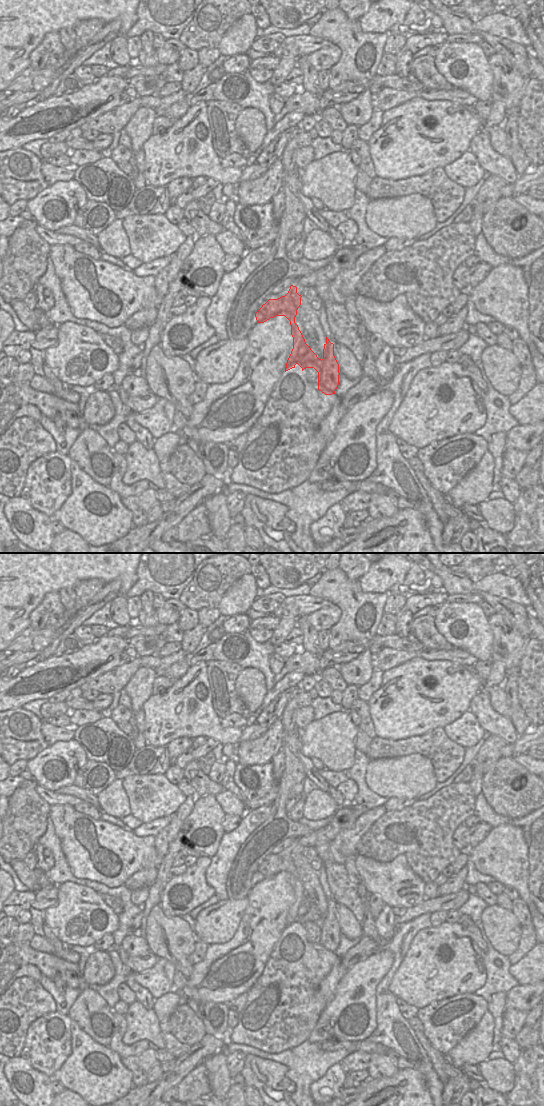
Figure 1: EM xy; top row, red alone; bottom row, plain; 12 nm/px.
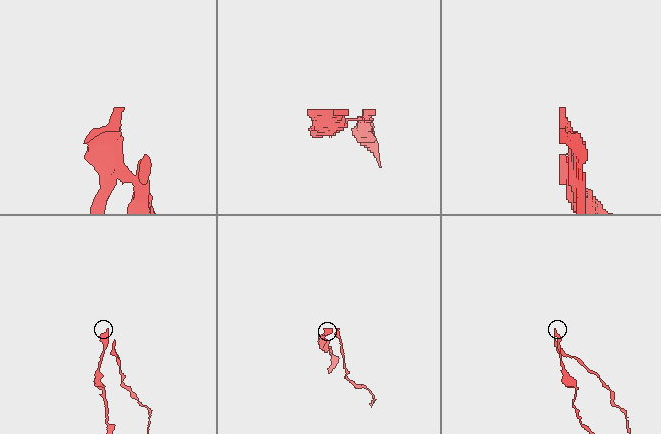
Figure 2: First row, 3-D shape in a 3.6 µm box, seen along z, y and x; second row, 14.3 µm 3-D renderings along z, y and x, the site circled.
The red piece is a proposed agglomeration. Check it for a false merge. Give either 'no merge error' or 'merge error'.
merge error

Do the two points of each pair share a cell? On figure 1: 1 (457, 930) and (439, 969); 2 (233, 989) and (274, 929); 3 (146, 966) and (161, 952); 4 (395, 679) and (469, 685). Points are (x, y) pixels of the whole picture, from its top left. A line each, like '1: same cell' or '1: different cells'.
1: same cell
2: same cell
3: different cells
4: same cell

